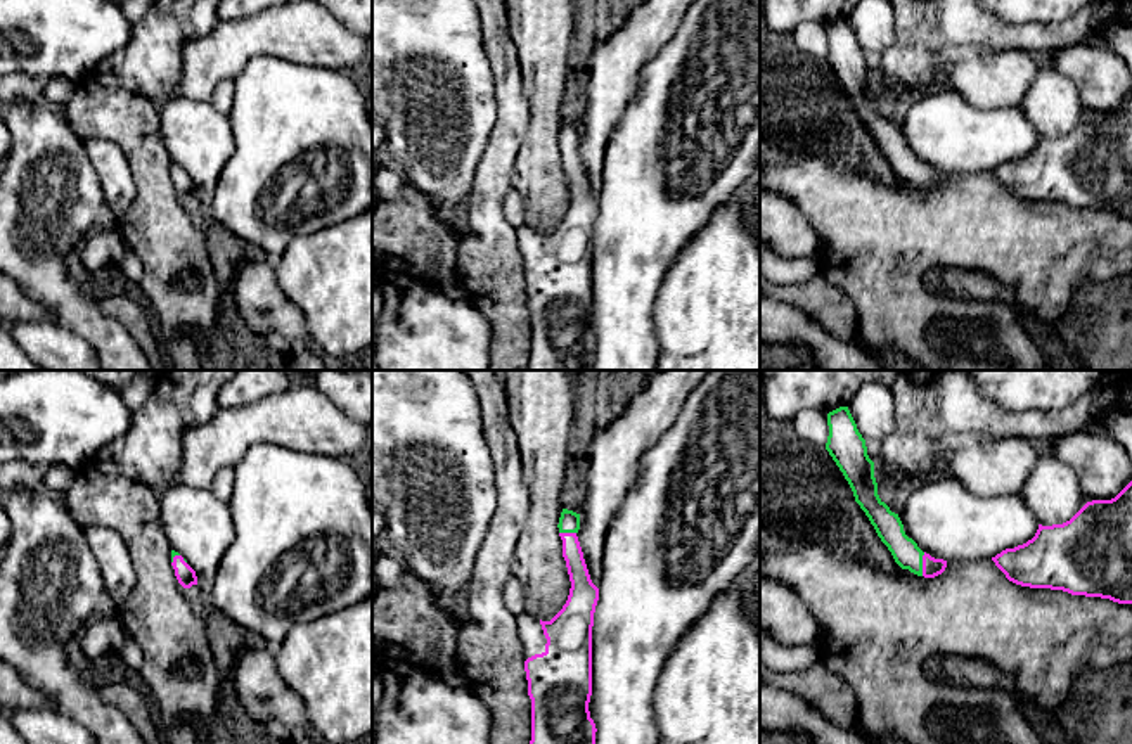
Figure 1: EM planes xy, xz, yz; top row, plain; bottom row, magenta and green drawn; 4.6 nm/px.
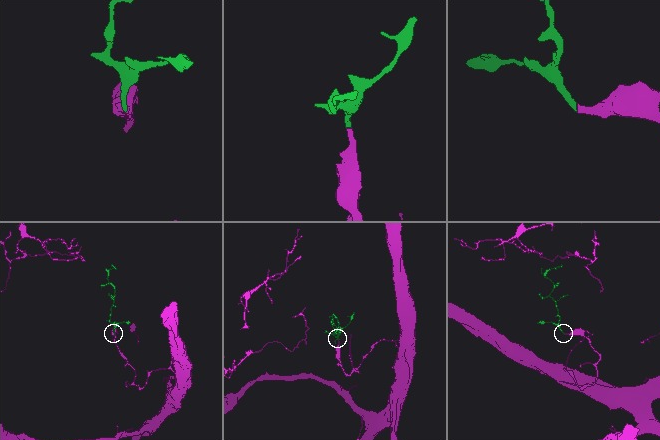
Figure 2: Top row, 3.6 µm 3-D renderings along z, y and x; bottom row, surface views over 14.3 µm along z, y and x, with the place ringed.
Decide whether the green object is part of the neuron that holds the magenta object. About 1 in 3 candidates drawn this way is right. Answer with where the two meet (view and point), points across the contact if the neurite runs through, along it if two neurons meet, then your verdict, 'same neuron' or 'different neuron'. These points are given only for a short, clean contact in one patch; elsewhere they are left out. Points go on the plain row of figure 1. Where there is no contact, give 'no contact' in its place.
meets magenta in yz at (923, 177); runs through yz (932, 179), (923, 177), (892, 147), (888, 139); same neuron

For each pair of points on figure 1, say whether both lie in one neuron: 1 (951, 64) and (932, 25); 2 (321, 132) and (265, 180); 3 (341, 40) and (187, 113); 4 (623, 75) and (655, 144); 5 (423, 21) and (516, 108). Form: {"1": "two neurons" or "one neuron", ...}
{"1": "two neurons", "2": "one neuron", "3": "two neurons", "4": "two neurons", "5": "two neurons"}

